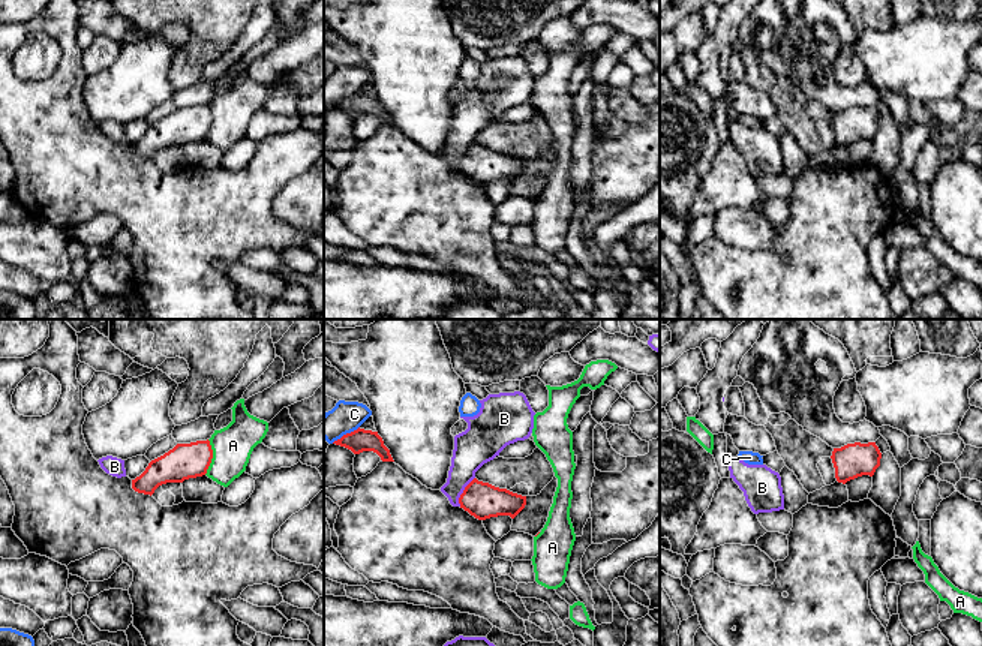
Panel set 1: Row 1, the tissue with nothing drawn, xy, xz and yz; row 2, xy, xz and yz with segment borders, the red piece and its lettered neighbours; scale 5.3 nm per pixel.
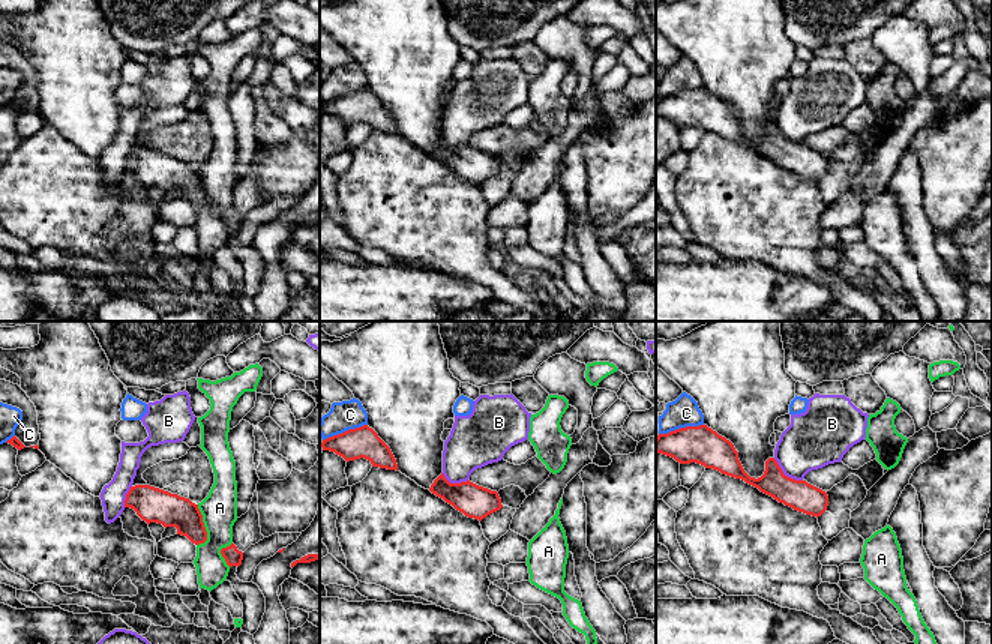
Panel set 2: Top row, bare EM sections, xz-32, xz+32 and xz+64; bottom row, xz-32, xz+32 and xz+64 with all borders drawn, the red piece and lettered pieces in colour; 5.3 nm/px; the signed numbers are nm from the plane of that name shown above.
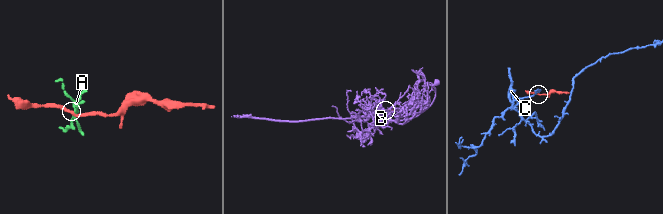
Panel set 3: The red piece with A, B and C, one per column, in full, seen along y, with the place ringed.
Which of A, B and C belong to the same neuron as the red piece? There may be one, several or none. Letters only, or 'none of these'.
none of these

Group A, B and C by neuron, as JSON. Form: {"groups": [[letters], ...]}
{"groups": [["A"], ["B"], ["C"]]}

